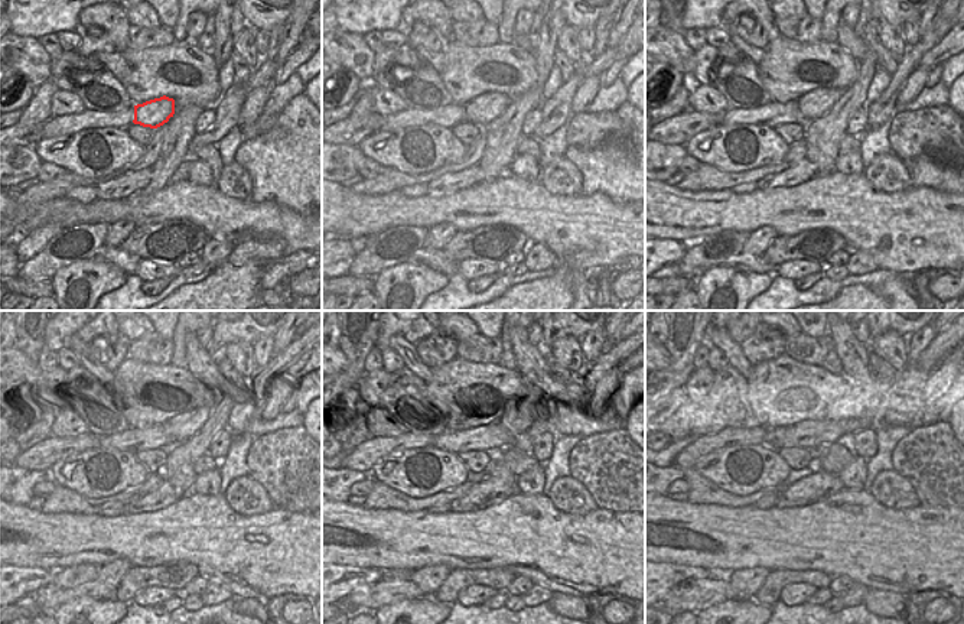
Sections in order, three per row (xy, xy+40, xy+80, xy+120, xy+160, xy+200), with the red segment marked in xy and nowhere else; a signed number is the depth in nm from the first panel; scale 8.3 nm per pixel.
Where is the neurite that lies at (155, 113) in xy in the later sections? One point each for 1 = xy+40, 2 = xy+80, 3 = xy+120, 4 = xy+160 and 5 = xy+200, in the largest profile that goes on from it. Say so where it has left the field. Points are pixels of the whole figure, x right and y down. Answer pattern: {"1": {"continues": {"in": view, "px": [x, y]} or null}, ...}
{"1": {"continues": {"in": "xy+40", "px": [484, 109]}}, "2": {"continues": {"in": "xy+80", "px": [814, 104]}}, "3": {"continues": {"in": "xy+120", "px": [181, 425]}}, "4": {"continues": {"in": "xy+160", "px": [513, 418]}}, "5": {"continues": {"in": "xy+200", "px": [863, 400]}}}

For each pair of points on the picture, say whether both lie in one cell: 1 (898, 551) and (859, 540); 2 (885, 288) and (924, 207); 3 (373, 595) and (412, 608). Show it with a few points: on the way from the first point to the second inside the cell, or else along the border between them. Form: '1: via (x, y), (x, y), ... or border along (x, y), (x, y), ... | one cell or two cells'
1: via (888, 549), (869, 543) | one cell
2: border along (879, 267), (911, 278) | two cells
3: border along (423, 595), (388, 603), (378, 608) | two cells

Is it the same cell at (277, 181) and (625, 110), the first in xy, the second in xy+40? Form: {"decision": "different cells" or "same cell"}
{"decision": "same cell"}

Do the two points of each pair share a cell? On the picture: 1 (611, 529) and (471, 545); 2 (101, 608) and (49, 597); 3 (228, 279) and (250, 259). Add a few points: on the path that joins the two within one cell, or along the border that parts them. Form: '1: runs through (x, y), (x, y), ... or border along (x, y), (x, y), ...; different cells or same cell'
1: runs through (576, 546), (505, 545); same cell
2: border along (101, 597), (74, 597), (54, 608); different cells
3: runs through (234, 275), (244, 265); same cell

